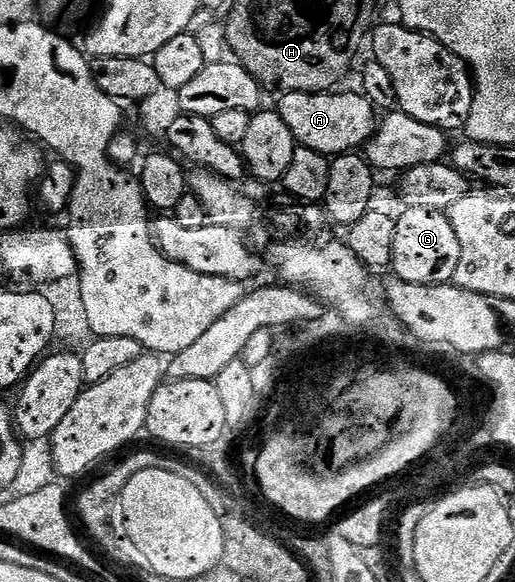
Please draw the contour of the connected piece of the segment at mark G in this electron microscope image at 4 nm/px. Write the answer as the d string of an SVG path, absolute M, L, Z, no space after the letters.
M412 207L396 218L395 251L391 266L396 280L420 285L448 285L459 267L459 239L445 213Z

